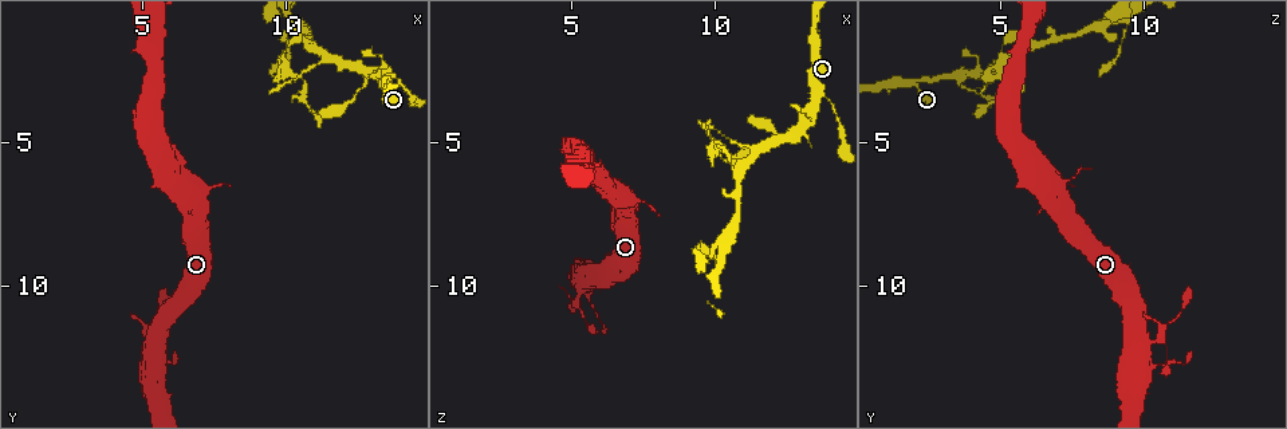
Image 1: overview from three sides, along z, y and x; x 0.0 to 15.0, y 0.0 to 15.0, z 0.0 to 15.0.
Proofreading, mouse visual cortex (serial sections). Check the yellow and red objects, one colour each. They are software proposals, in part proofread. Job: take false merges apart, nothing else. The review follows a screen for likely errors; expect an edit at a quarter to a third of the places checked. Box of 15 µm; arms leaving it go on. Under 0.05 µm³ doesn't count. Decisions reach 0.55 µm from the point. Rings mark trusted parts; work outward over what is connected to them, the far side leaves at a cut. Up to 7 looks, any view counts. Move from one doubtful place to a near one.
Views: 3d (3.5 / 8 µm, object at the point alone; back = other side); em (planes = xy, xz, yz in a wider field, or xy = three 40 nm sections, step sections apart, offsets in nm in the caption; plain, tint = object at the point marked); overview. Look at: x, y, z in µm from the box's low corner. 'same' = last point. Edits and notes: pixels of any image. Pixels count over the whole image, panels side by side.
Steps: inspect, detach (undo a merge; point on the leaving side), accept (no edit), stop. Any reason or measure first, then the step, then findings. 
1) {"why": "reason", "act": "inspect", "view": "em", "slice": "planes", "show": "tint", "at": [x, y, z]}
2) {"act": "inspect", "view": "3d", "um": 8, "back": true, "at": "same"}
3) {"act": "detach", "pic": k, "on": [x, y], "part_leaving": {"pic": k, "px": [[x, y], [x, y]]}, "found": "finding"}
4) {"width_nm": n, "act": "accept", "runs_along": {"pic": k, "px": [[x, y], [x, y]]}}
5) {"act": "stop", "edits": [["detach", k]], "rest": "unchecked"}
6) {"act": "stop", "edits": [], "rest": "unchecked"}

{"why": "abrupt turn", "act": "inspect", "view": "3d", "um": 3.5, "at": [5.3, 12.0, 10.1]}

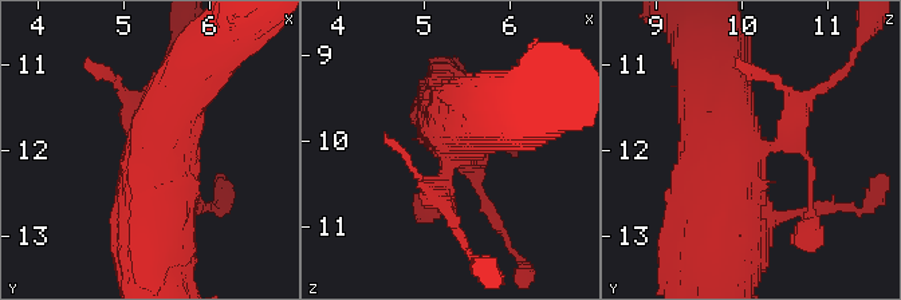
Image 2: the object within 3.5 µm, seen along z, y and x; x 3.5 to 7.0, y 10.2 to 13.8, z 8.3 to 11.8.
{"act": "inspect", "view": "em", "slice": "planes", "show": "tint", "at": [5.35, 11.95, 10.10]}

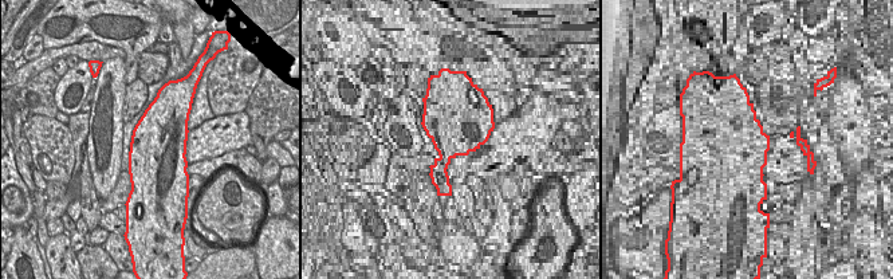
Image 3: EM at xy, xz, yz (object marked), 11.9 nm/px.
{"width_nm": 700, "act": "detach", "pic": 2, "on": [791, 111], "part_leaving": {"pic": 2, "px": [[771, 147], [853, 56]]}, "found": "a second cell is stuck on"}

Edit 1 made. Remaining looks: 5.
{"act": "inspect", "view": "overview"}

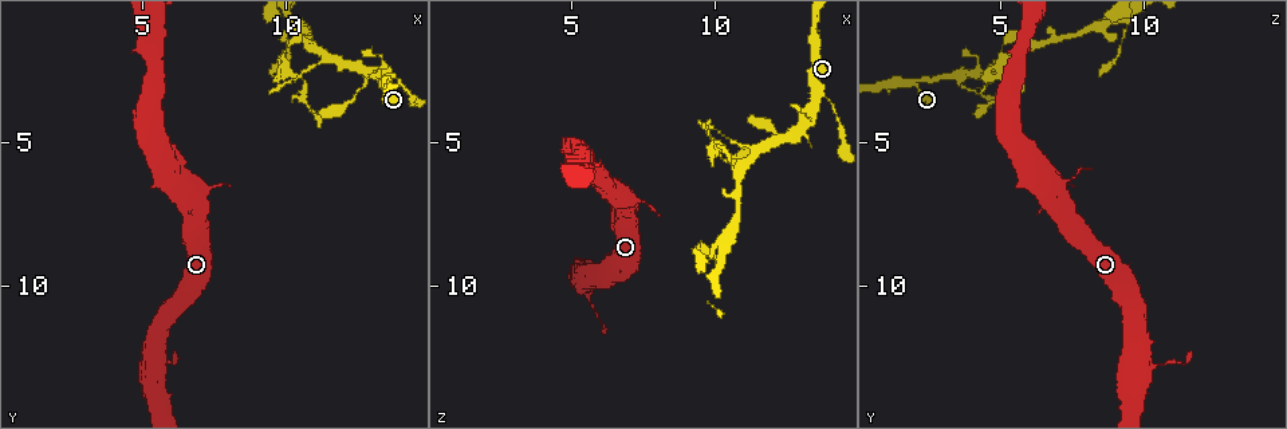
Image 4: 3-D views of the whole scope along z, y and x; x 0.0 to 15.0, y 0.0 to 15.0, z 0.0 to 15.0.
{"why": "small branch off a trunk", "act": "inspect", "view": "3d", "um": 3.5, "at": [13.5, 2.8, 3.1]}

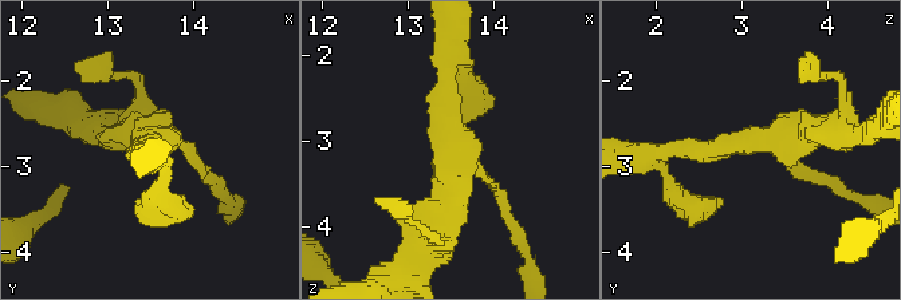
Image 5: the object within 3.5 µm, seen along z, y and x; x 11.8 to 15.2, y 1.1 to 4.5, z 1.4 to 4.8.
{"act": "inspect", "view": "em", "slice": "xy", "step": 3, "show": "tint", "at": [13.50, 2.75, 3.15]}

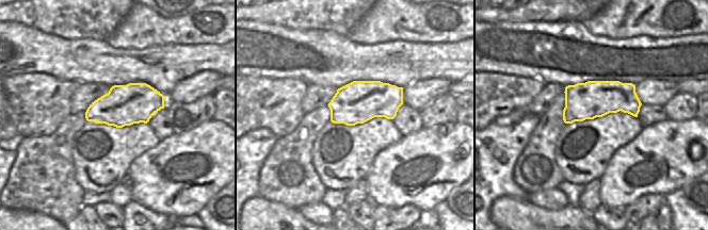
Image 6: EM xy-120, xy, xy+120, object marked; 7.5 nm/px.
{"why": "cut it another way", "act": "inspect", "view": "em", "slice": "xy", "step": 2, "show": "tint", "at": "same"}

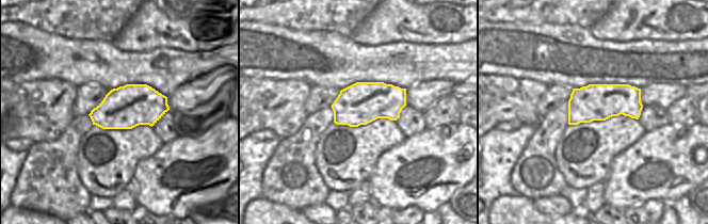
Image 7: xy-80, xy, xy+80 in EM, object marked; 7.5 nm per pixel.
{"width_nm": 320, "act": "accept", "runs_along": {"pic": 5, "px": [[661, 154], [833, 130]]}, "found": "continuous, no second cell"}

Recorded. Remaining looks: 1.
{"act": "stop", "edits": [["detach", 2]], "rest": "unchecked"}

